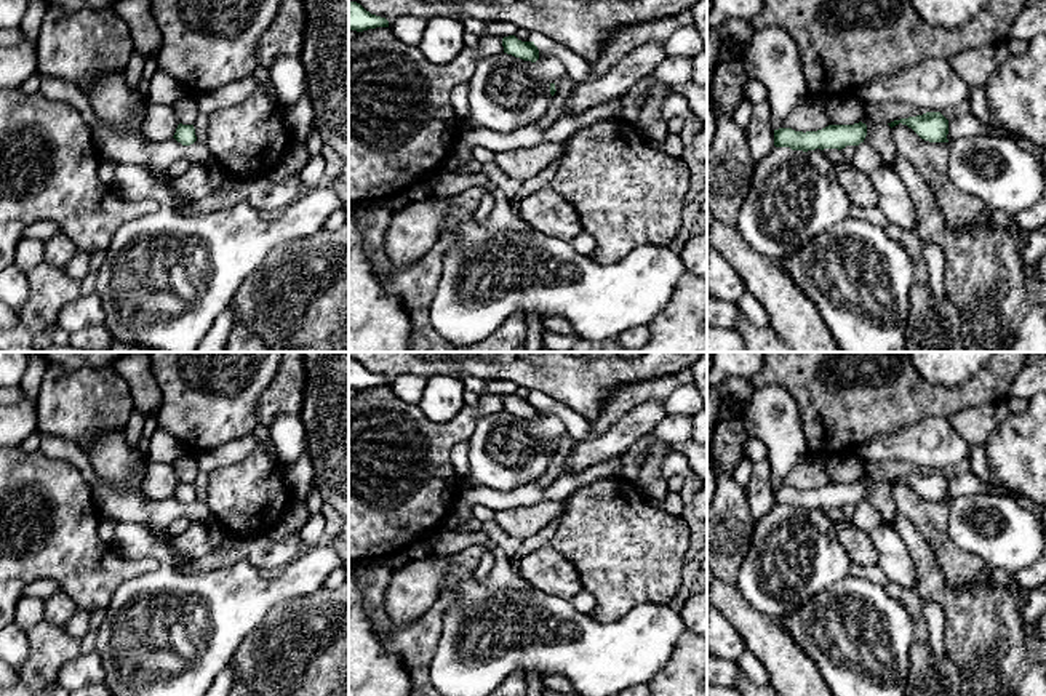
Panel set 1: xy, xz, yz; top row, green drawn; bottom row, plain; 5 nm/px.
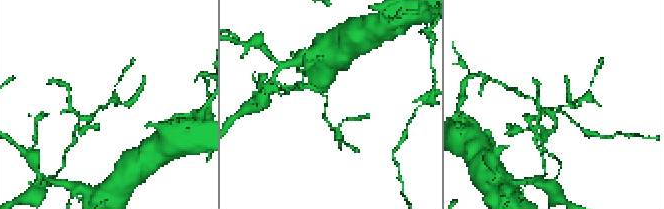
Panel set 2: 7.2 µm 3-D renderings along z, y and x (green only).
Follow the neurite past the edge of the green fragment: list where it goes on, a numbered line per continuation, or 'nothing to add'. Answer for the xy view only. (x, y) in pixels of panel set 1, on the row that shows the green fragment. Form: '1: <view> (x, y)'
nothing to add

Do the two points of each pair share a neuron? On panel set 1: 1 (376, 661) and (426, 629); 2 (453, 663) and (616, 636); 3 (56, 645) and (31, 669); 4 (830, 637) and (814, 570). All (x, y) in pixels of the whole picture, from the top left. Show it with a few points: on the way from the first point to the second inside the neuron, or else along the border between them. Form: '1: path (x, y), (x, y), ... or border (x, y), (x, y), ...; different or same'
1: border (370, 621), (381, 644), (403, 663), (411, 679); different
2: path (493, 666), (546, 647), (576, 647); same
3: path (50, 652), (37, 664); same
4: border (848, 573), (789, 613); different

